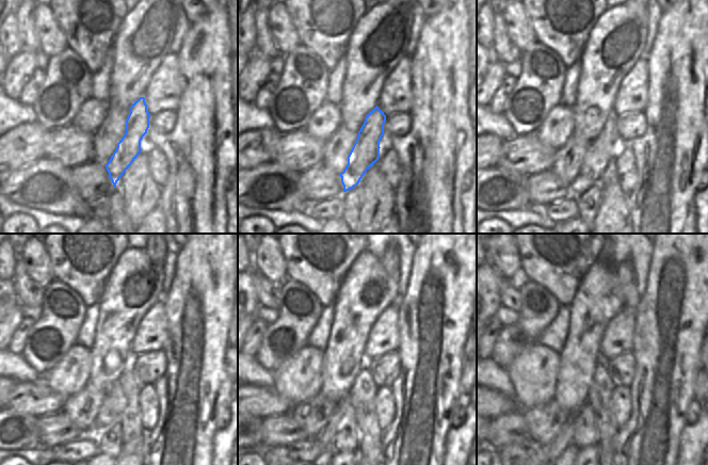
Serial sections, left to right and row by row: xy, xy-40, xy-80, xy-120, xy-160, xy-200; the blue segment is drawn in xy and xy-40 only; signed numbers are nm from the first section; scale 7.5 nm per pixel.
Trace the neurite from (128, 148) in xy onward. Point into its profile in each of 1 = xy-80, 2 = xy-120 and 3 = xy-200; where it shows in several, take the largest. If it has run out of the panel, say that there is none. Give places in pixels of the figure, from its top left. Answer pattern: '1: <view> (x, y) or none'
1: xy-80 (602, 148)
2: xy-120 (114, 403)
3: xy-200 (564, 439)

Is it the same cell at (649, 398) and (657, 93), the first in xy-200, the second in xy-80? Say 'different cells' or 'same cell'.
same cell

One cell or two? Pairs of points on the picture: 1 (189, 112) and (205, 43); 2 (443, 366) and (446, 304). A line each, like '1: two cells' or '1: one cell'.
1: one cell
2: one cell

